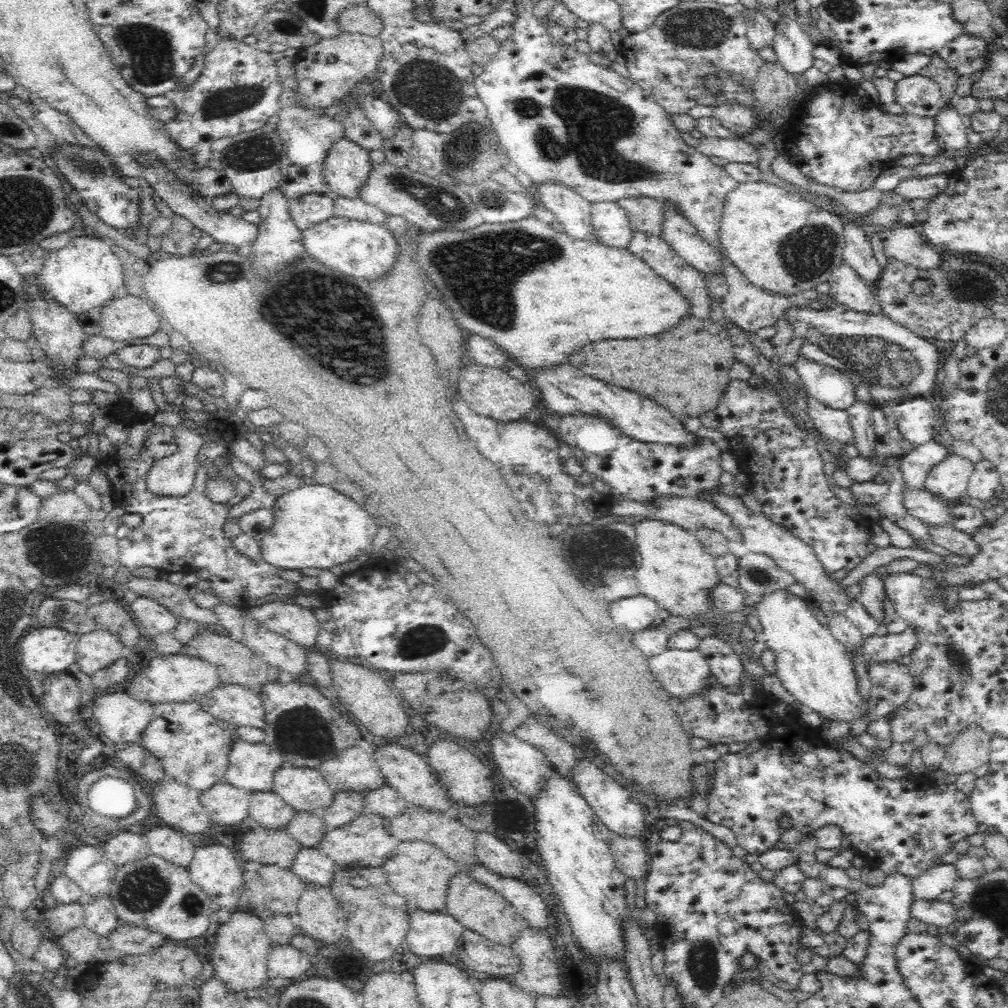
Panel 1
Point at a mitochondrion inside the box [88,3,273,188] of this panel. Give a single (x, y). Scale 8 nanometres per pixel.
(148, 53)

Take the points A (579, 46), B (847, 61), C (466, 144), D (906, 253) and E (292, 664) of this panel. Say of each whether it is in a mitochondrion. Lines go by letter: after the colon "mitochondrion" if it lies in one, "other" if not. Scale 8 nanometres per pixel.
A: other
B: other
C: mitochondrion
D: other
E: other

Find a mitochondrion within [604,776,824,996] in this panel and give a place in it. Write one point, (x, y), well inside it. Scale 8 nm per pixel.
(702, 964)

